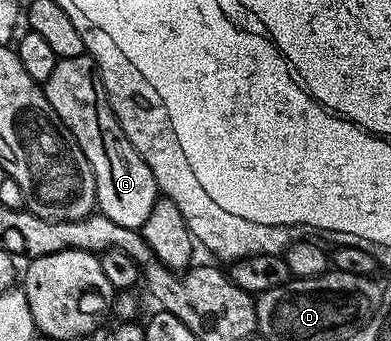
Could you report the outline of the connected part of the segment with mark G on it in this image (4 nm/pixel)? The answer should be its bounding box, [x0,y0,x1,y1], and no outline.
[44,54,160,230]

